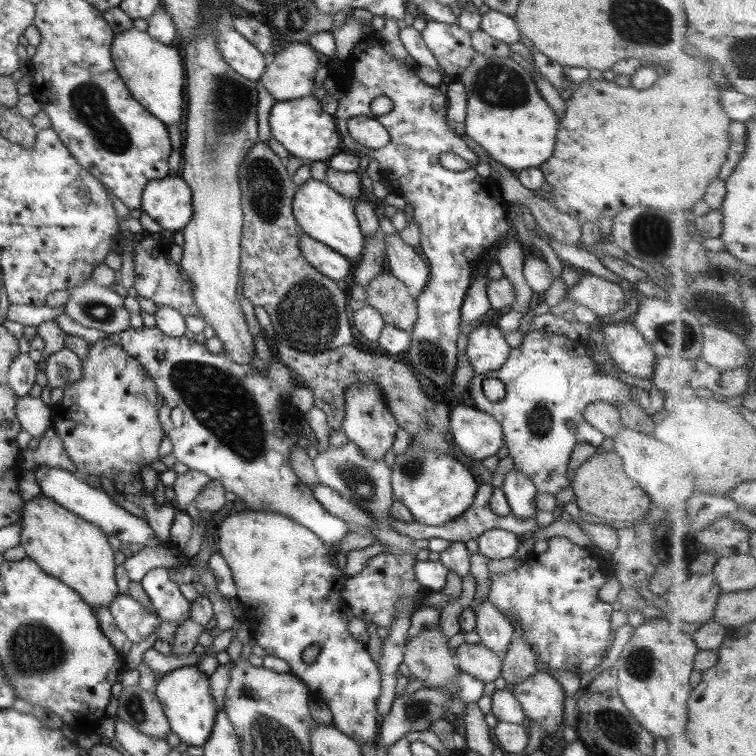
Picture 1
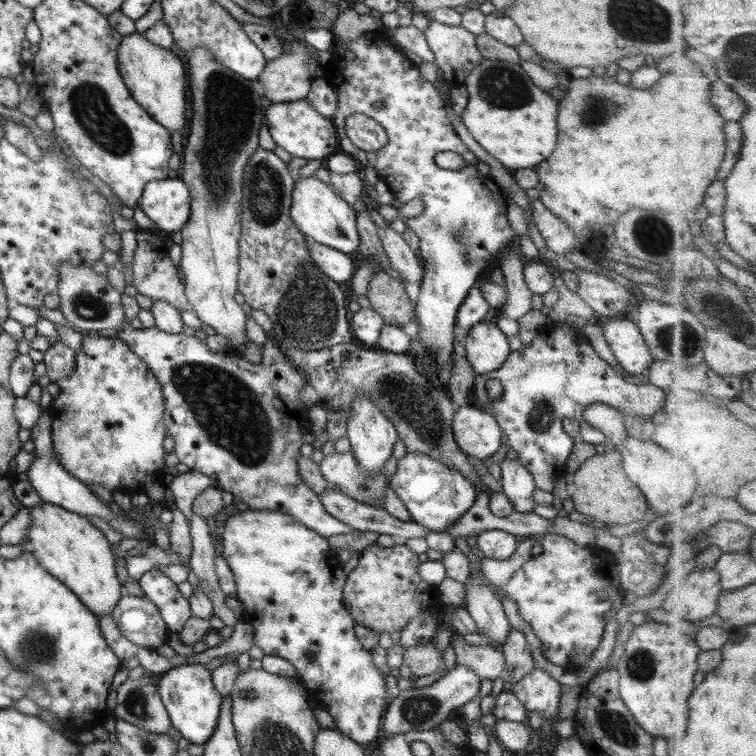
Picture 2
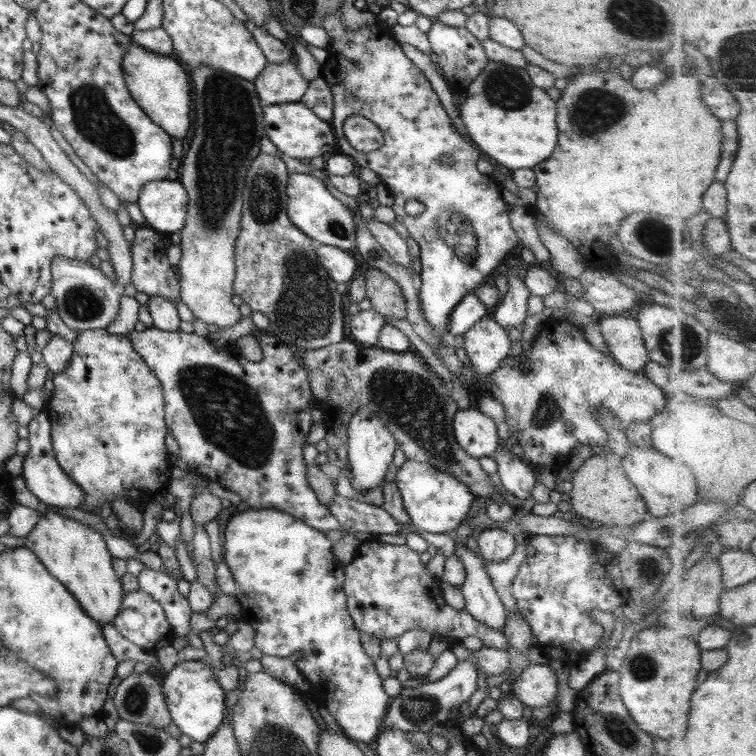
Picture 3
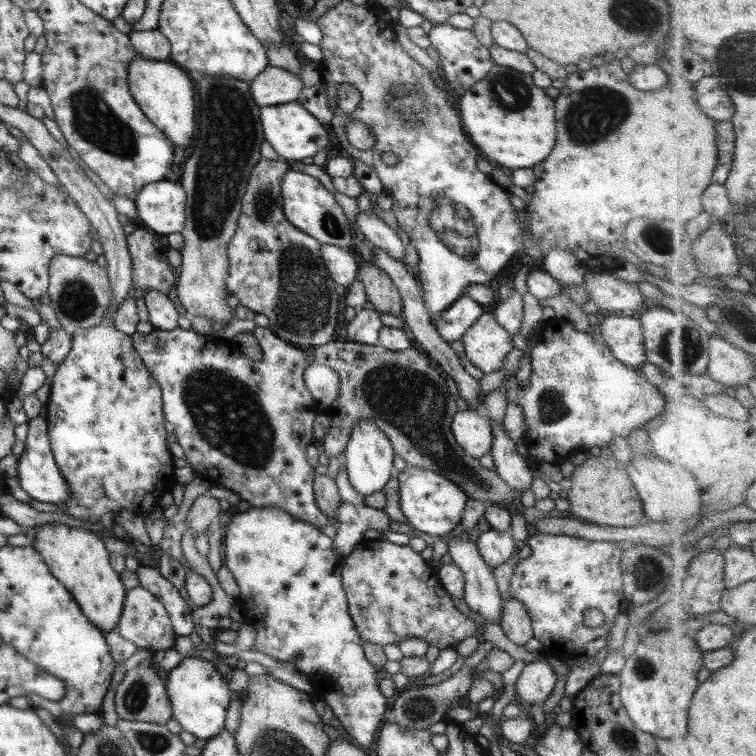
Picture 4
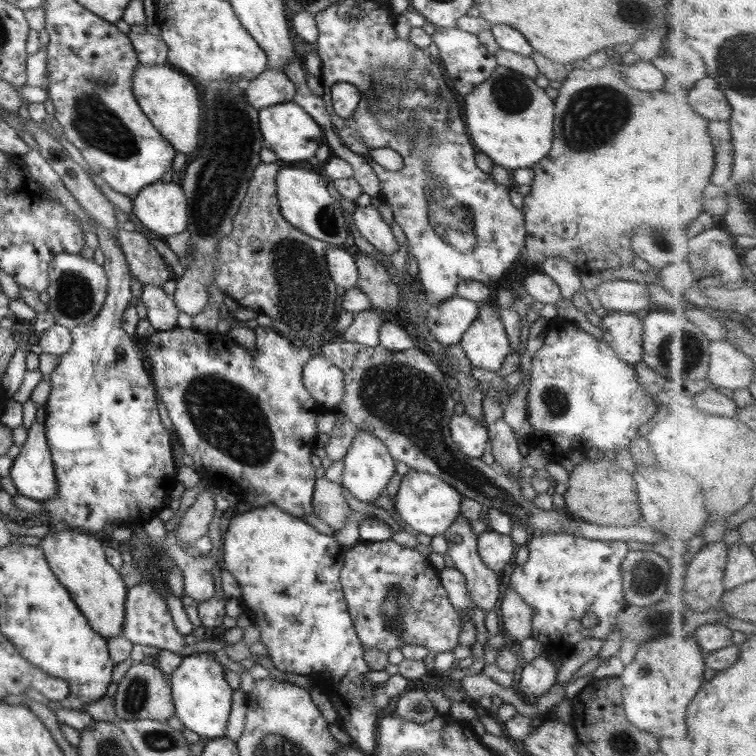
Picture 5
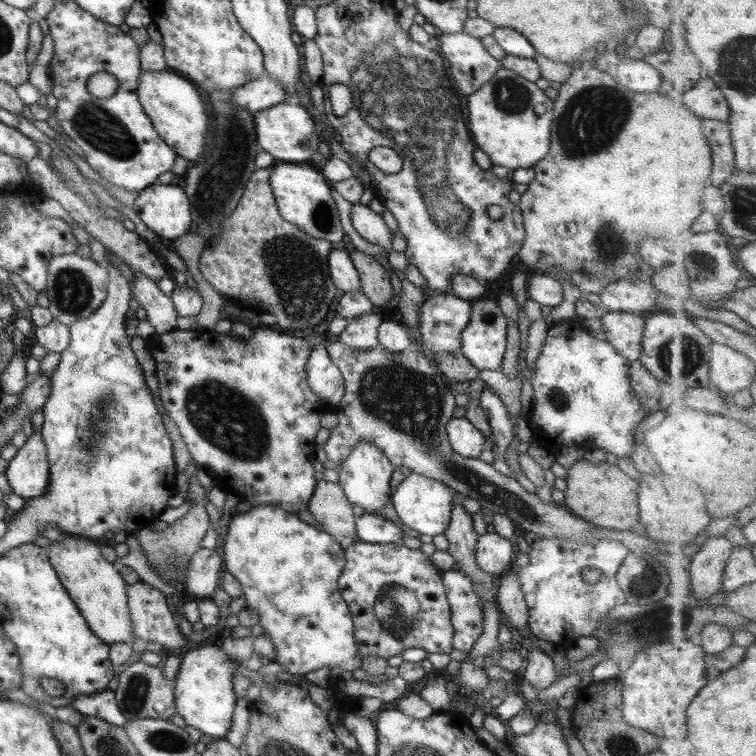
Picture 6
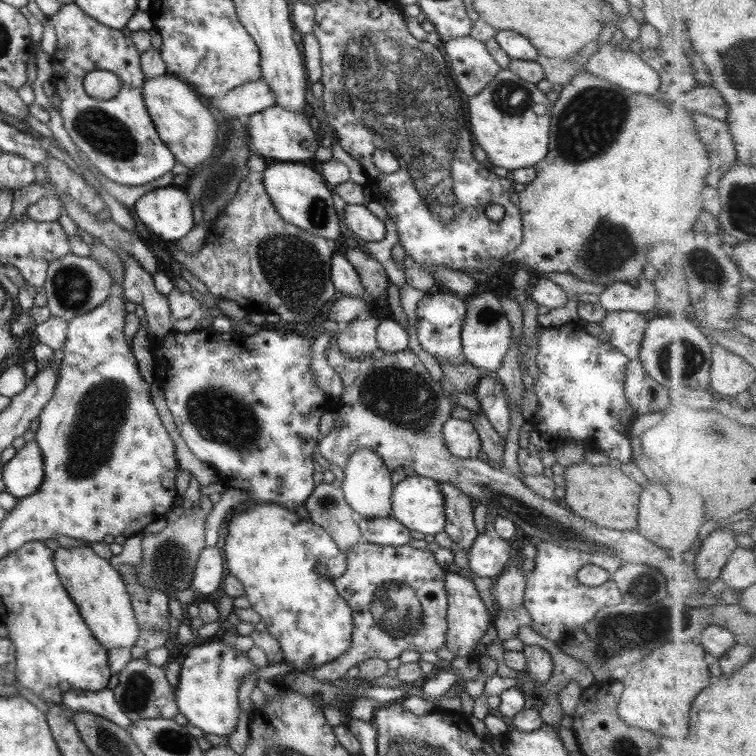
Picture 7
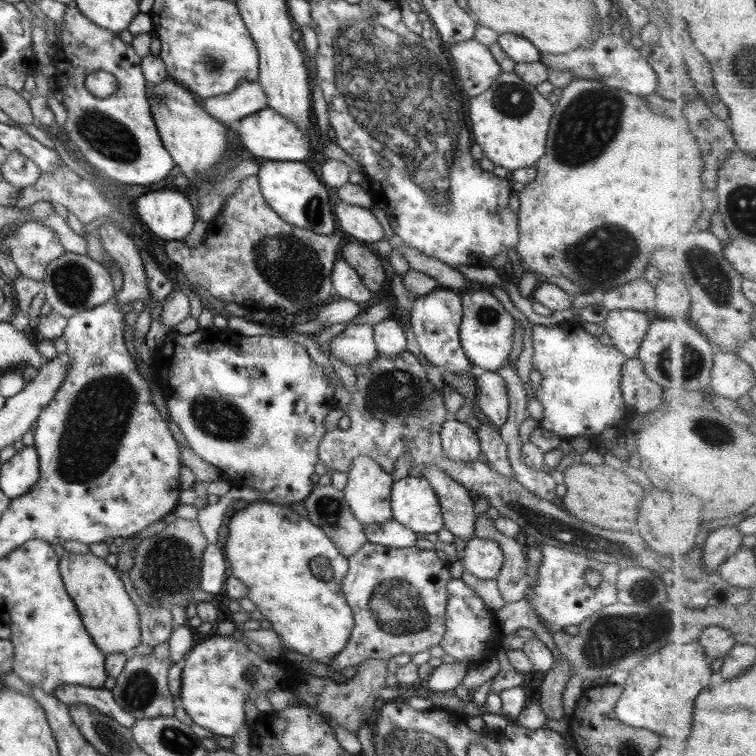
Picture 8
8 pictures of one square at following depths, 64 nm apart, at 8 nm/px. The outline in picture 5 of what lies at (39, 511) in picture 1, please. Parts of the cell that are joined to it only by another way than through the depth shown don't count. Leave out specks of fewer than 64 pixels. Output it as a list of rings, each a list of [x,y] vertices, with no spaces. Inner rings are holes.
[[[51,526],[50,533],[41,538],[38,546],[43,551],[49,568],[63,588],[66,588],[91,630],[107,640],[122,634],[123,609],[128,588],[118,571],[106,561],[102,549],[104,543],[105,537]]]

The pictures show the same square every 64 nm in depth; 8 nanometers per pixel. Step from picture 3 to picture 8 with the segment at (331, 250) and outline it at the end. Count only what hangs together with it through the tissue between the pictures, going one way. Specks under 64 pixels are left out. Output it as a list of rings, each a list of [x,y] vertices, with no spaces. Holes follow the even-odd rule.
[[[337,259],[331,271],[332,287],[341,299],[365,304],[372,292],[365,288],[358,274],[343,260]]]

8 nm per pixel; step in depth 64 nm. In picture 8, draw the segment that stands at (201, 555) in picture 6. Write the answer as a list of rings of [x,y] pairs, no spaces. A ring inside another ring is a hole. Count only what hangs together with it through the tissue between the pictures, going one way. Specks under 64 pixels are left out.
[[[208,544],[201,557],[200,589],[203,592],[219,594],[225,579],[225,557],[223,549],[214,544]]]

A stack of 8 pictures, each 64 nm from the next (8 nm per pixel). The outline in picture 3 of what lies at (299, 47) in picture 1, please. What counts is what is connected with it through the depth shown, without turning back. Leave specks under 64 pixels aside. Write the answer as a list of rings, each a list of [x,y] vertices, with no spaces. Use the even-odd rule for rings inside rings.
[[[296,59],[281,64],[267,63],[252,80],[262,107],[294,103],[300,100],[307,84],[296,69]]]

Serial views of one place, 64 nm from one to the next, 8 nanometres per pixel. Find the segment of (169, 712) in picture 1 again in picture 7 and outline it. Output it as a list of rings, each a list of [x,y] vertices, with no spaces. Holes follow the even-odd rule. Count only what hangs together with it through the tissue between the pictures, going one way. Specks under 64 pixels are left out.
[[[207,641],[195,645],[179,658],[180,671],[178,683],[173,689],[176,705],[188,720],[203,733],[229,736],[239,716],[237,688],[247,674],[254,674],[258,669],[249,661],[246,653],[237,652],[223,641]]]

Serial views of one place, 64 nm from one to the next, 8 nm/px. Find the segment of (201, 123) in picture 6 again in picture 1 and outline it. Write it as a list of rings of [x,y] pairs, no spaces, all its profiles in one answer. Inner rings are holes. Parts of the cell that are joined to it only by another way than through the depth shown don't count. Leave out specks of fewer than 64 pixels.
[[[121,31],[112,37],[110,55],[116,73],[128,88],[131,96],[151,115],[166,127],[179,124],[183,109],[182,95],[185,92],[184,66],[182,57],[170,45],[153,40],[146,32]]]

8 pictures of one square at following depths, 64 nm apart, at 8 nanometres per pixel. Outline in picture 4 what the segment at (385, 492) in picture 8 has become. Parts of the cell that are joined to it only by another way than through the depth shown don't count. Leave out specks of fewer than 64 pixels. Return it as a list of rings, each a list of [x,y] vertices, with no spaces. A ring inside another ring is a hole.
[[[361,419],[351,427],[351,434],[343,454],[345,457],[345,473],[351,488],[361,494],[369,496],[379,492],[391,478],[393,449],[389,439],[372,423],[372,419]]]

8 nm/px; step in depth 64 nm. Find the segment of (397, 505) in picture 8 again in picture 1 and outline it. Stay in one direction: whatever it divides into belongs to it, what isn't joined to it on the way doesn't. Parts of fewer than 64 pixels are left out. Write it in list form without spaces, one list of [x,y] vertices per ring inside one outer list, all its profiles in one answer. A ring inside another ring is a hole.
[[[416,442],[395,455],[390,468],[392,496],[408,508],[415,523],[439,526],[464,512],[472,502],[478,487],[475,473],[465,468],[452,455],[421,448]]]

